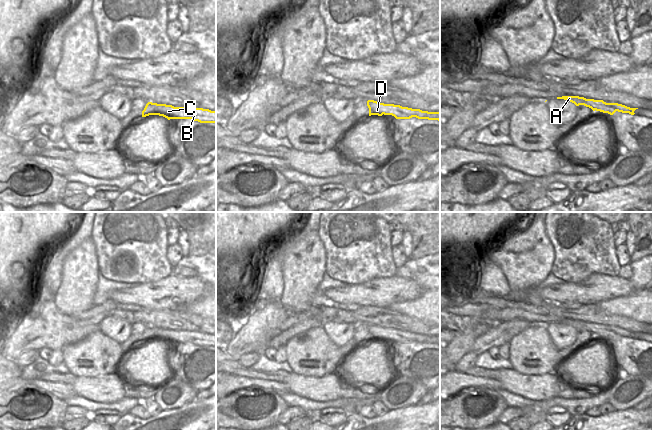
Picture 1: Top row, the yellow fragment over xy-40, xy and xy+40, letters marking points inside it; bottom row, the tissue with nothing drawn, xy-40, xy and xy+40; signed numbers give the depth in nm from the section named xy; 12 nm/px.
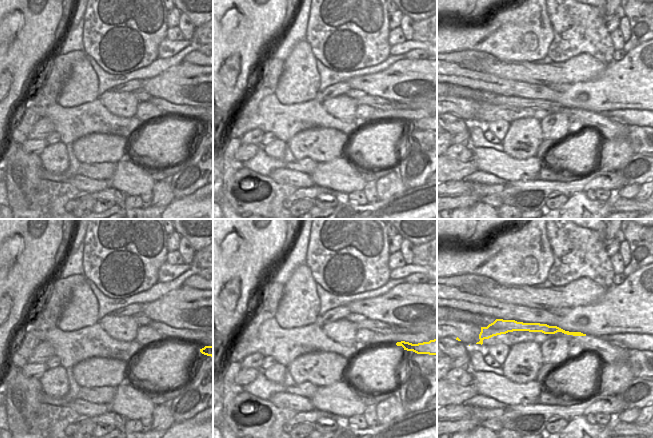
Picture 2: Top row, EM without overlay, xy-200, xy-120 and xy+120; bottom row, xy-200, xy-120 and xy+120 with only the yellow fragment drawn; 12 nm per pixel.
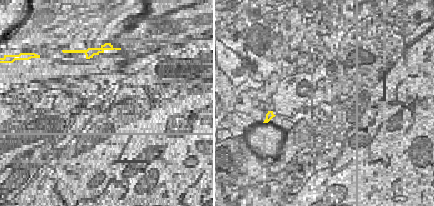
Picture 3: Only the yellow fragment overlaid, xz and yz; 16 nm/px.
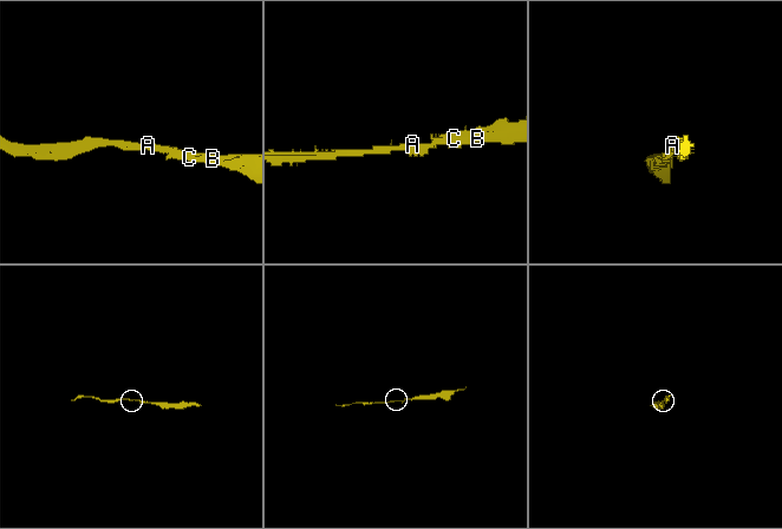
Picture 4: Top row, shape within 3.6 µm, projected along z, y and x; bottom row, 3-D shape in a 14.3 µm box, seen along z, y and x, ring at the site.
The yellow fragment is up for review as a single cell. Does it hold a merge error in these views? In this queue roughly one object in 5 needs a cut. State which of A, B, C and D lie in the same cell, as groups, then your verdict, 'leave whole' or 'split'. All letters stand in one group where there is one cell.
A B C D; leave whole

